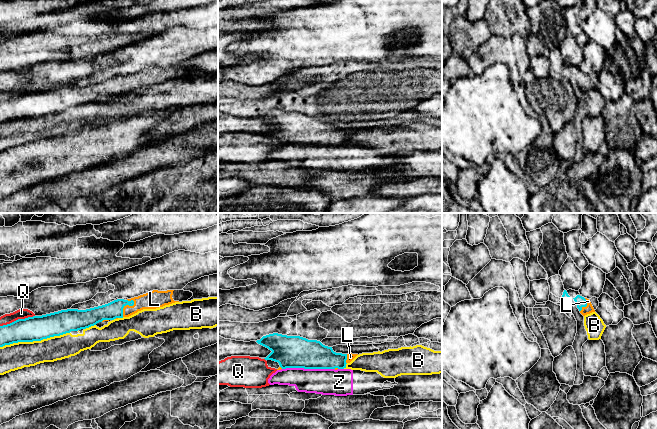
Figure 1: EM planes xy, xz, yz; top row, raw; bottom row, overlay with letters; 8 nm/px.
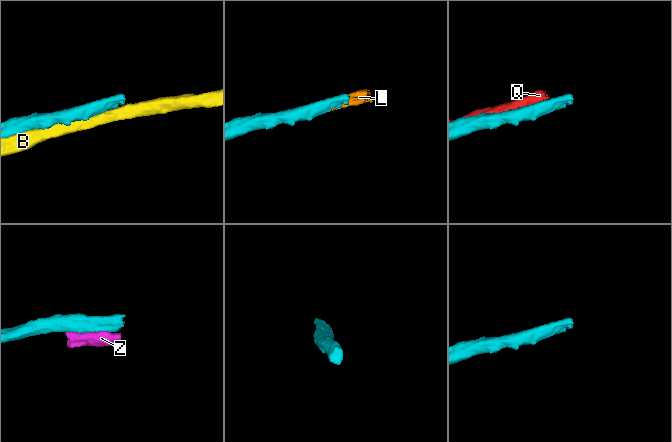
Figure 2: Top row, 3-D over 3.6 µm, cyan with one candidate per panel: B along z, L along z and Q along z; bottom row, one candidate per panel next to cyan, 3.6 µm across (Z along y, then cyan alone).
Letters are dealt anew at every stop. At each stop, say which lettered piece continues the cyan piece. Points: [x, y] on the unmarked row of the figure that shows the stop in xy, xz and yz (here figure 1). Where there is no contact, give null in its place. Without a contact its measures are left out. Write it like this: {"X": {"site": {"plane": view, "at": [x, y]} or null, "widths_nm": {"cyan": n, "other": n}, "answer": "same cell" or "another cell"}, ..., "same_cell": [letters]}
{"B": {"site": {"plane": "xy", "at": [34, 116]}, "widths_nm": {"cyan": 200, "other": 220}, "answer": "another cell"}, "L": {"site": {"plane": "xy", "at": [126, 80]}, "widths_nm": {"cyan": 140, "other": 150}, "answer": "same cell"}, "Q": {"site": {"plane": "xy", "at": [18, 95]}, "widths_nm": {"cyan": 200, "other": 80}, "answer": "another cell"}, "Z": {"site": {"plane": "xz", "at": [308, 144]}, "widths_nm": {"cyan": 260, "other": 200}, "answer": "another cell"}, "same_cell": ["L"]}

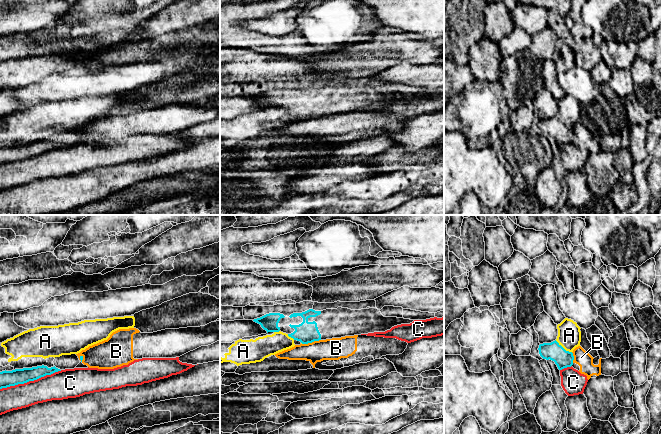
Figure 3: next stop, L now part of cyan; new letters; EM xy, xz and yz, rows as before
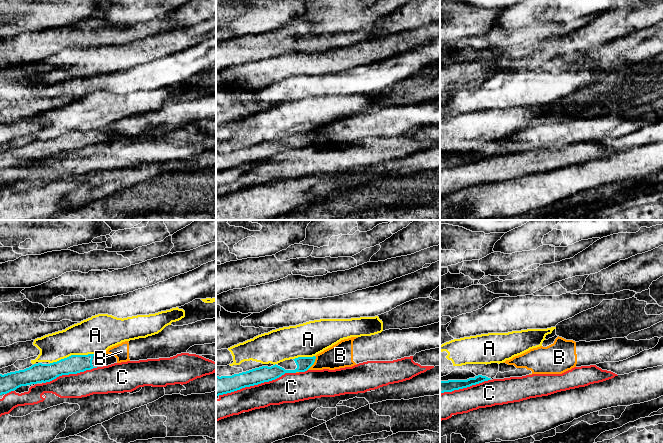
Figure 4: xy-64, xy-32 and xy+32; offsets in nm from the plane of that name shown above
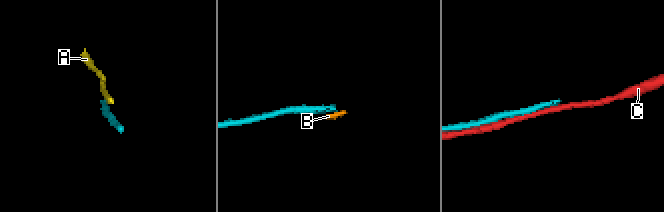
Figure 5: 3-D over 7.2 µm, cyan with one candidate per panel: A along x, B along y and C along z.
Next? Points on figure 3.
{"A": {"site": {"plane": "yz", "at": [562, 123]}, "widths_nm": {"cyan": 140, "other": 190}, "answer": "another cell"}, "B": {"site": {"plane": "xz", "at": [311, 118]}, "widths_nm": {"cyan": 180, "other": 180}, "answer": "another cell"}, "C": {"site": {"plane": "xy", "at": [30, 156]}, "widths_nm": {"cyan": 130, "other": 220}, "answer": "another cell"}, "same_cell": []}

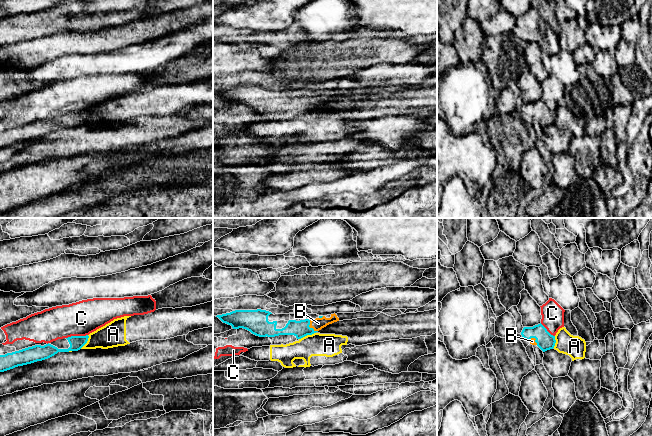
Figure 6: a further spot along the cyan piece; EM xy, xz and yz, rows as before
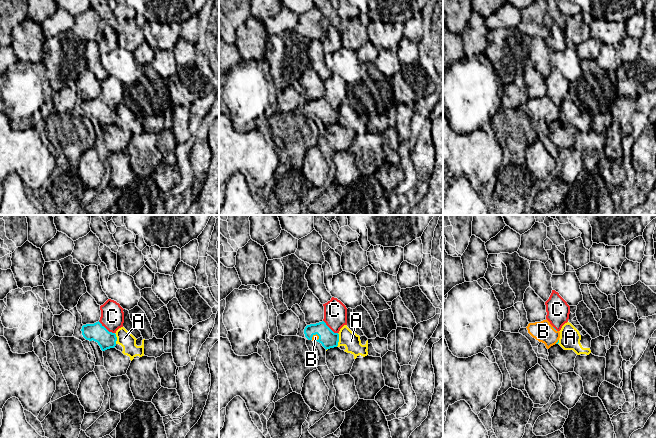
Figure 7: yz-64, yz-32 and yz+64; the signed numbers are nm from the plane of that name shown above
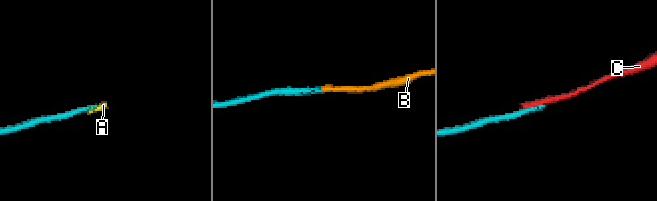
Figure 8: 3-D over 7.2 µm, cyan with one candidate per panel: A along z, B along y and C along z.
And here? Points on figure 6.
{"A": {"site": {"plane": "xz", "at": [307, 110]}, "widths_nm": {"cyan": 140, "other": 190}, "answer": "another cell"}, "B": {"site": {"plane": "xz", "at": [309, 103]}, "widths_nm": {"cyan": 140, "other": 100}, "answer": "same cell"}, "C": {"site": {"plane": "xy", "at": [76, 112]}, "widths_nm": {"cyan": 110, "other": 280}, "answer": "another cell"}, "same_cell": ["B"]}

